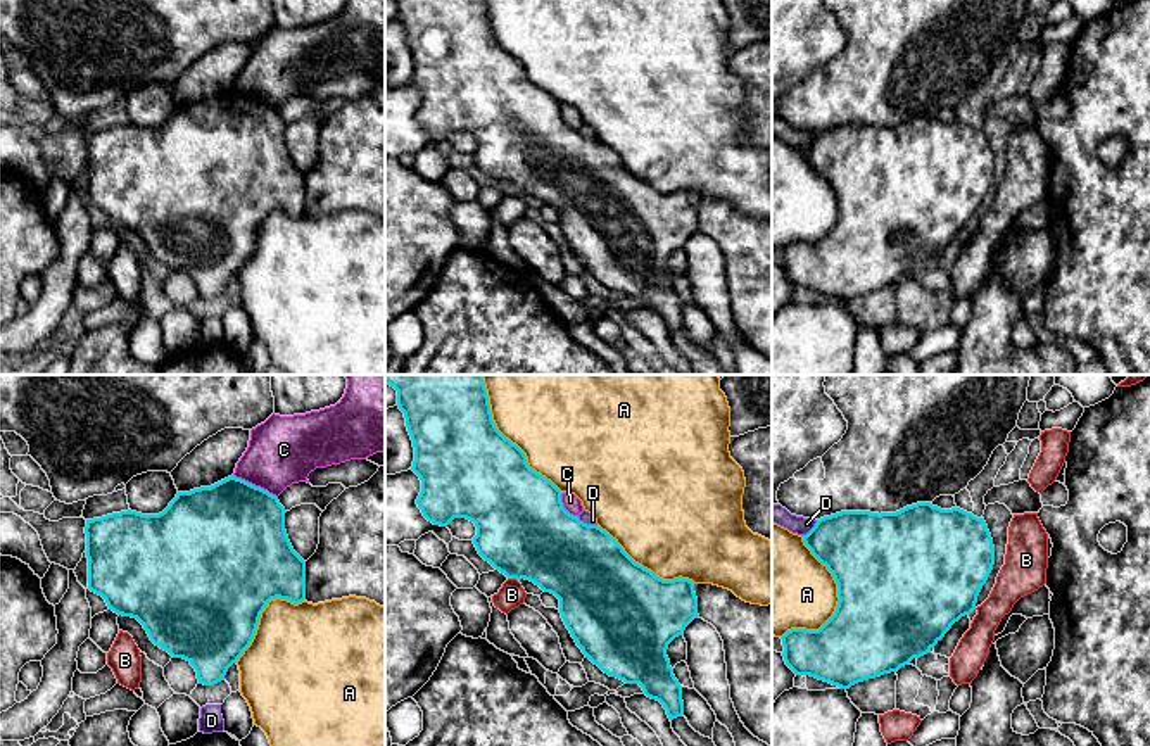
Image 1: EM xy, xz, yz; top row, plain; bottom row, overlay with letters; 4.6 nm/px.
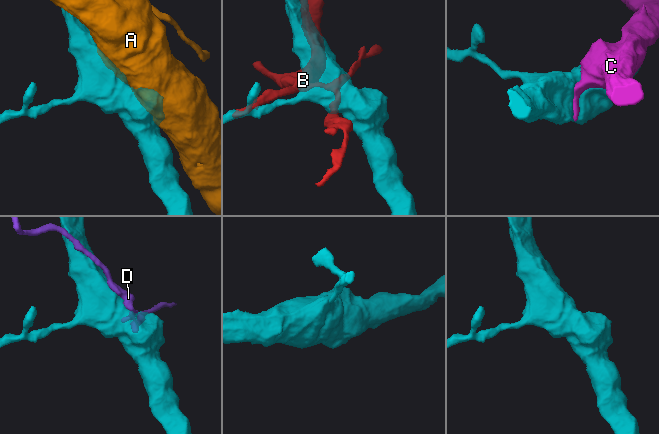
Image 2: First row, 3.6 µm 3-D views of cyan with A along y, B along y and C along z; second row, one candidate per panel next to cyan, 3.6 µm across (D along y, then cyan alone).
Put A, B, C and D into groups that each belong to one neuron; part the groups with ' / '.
A / B / C / D

